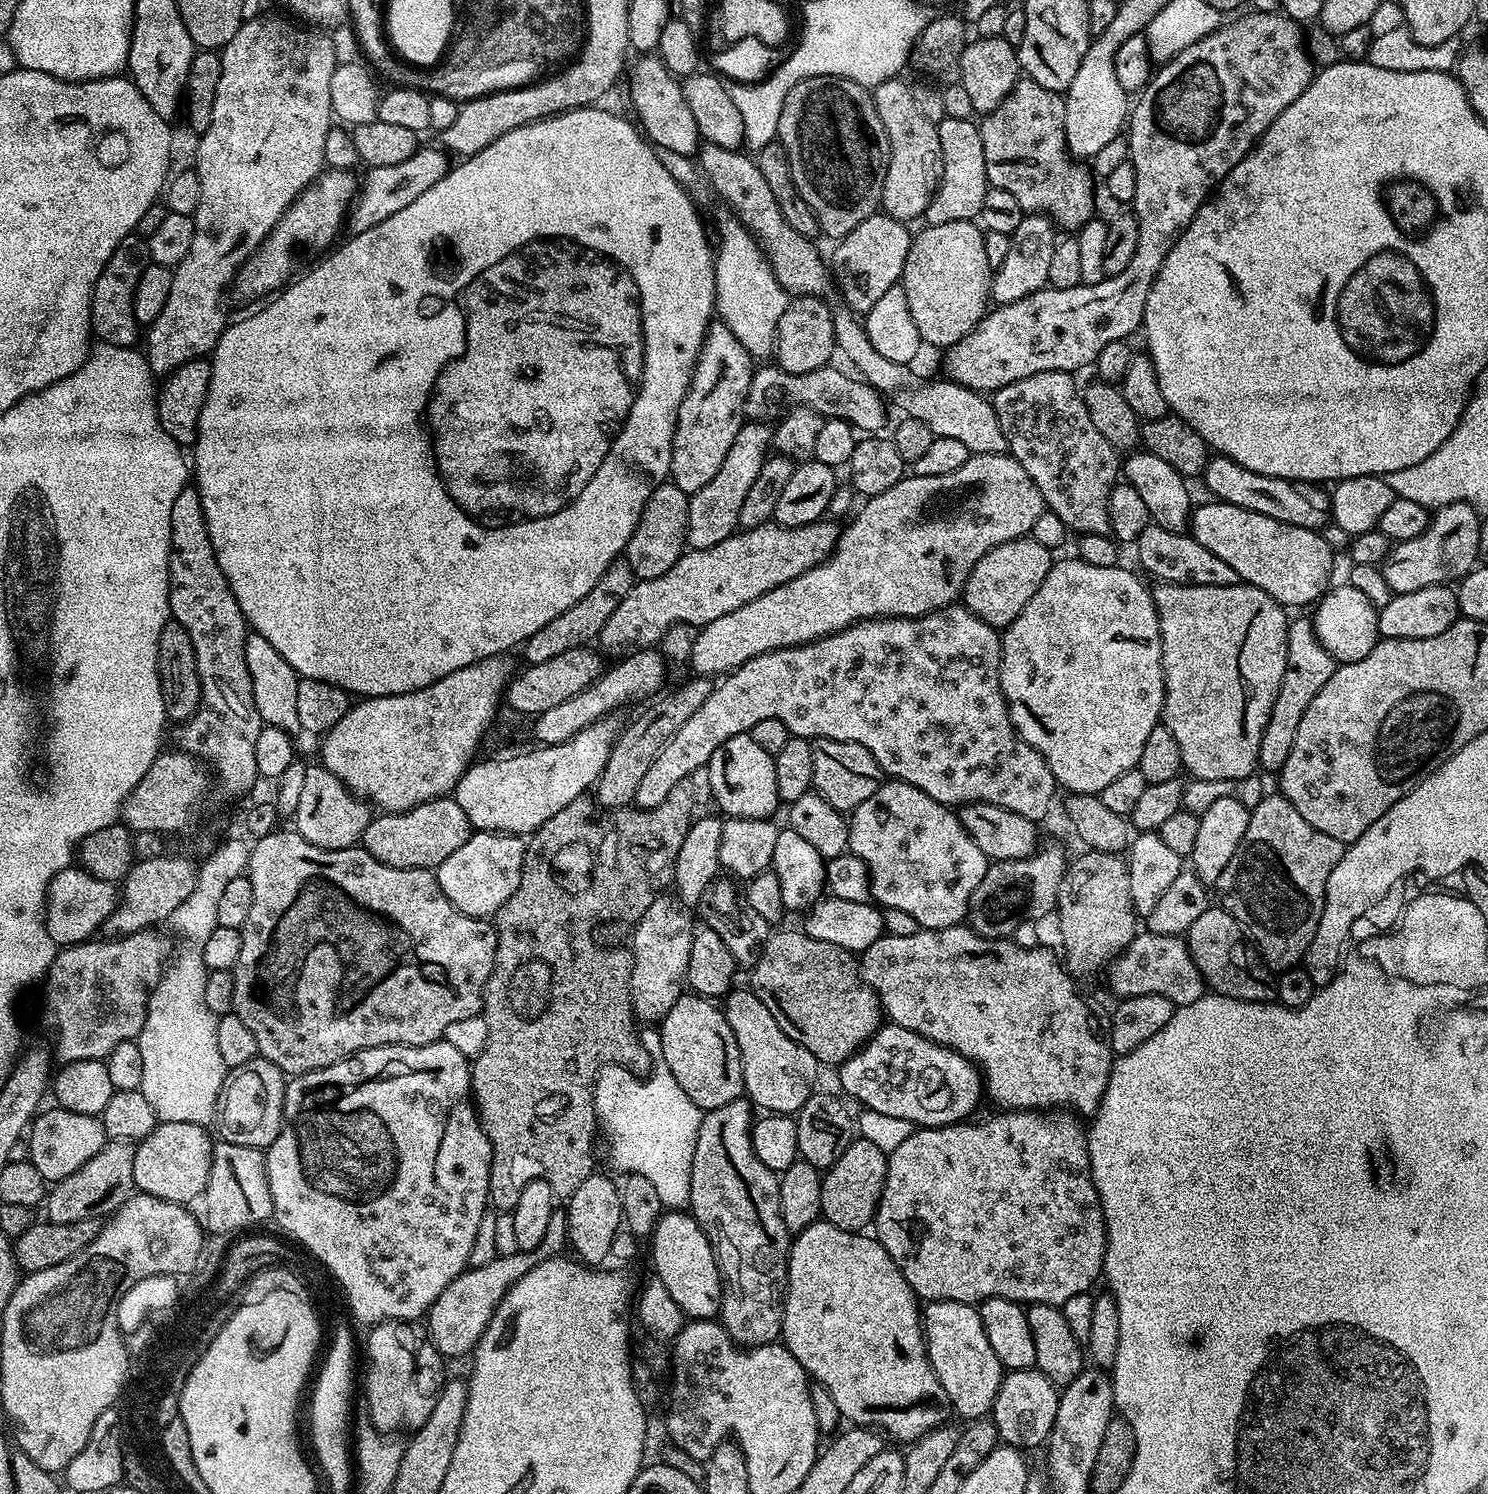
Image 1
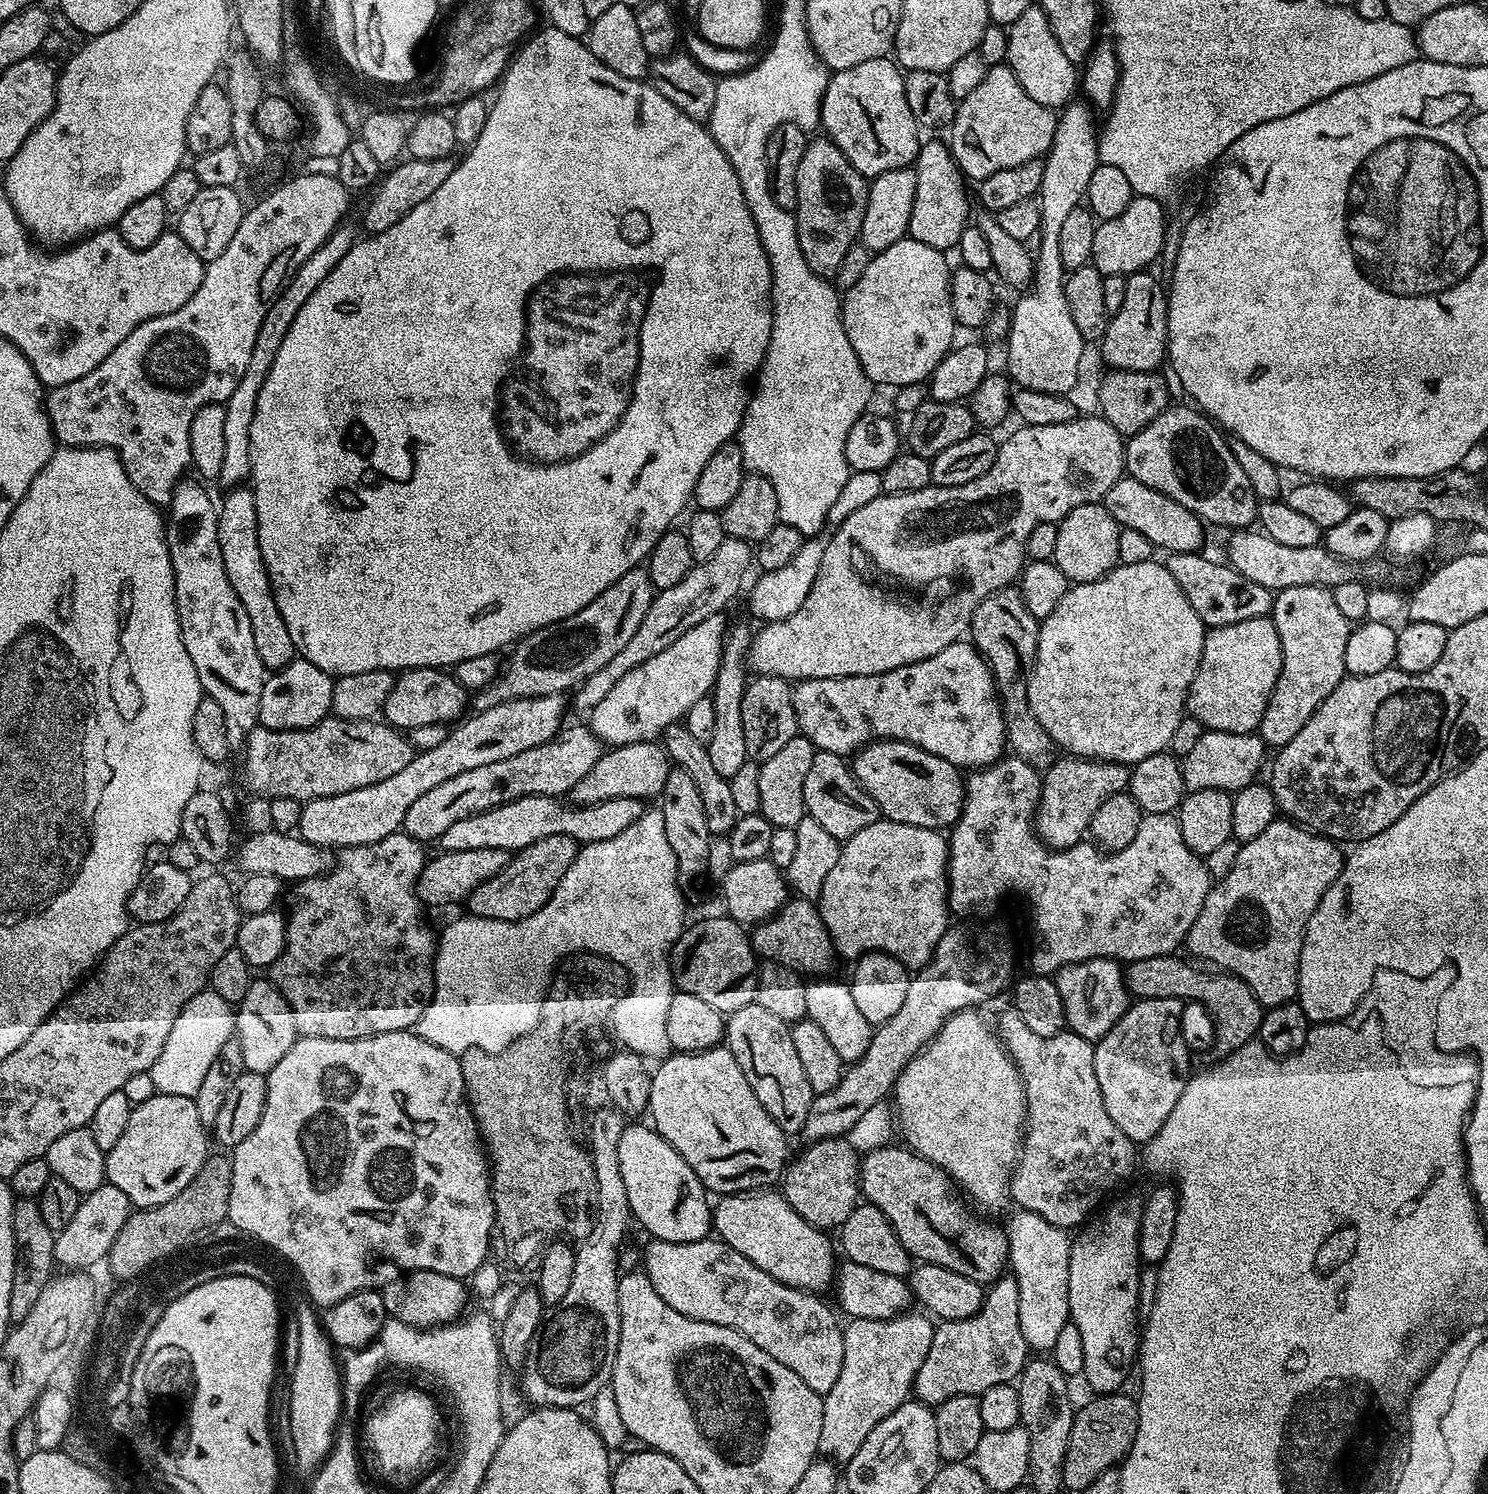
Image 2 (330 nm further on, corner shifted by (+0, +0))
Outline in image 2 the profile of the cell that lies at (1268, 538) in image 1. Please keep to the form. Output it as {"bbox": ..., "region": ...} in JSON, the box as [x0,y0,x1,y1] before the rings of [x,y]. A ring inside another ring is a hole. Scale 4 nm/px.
{"bbox":[1102,474,1206,552],"region":[[[1127,474],[1120,477],[1114,486],[1110,486],[1102,501],[1106,510],[1116,519],[1121,528],[1138,530],[1138,534],[1146,534],[1150,542],[1157,548],[1169,552],[1200,552],[1204,544],[1206,525],[1186,506],[1174,502],[1174,498],[1166,498],[1158,490],[1138,482]]]}

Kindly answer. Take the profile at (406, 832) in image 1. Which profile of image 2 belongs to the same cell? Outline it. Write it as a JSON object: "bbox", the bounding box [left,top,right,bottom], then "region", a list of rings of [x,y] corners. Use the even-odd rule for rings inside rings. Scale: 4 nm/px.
{"bbox":[403,723,602,842],"region":[[[587,723],[570,724],[561,727],[550,742],[534,746],[534,750],[522,750],[522,754],[502,758],[502,762],[486,762],[486,766],[454,774],[454,778],[446,778],[446,782],[434,786],[434,790],[426,790],[426,794],[422,794],[422,798],[416,799],[410,810],[406,810],[403,831],[415,840],[436,842],[442,834],[446,834],[446,830],[450,830],[450,826],[454,826],[454,822],[484,812],[487,808],[496,808],[523,796],[560,798],[571,793],[573,786],[593,768],[594,762],[598,762],[602,745]]]}

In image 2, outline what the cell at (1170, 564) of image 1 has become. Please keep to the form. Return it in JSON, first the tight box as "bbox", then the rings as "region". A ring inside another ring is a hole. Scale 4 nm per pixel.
{"bbox":[1166,552,1273,628],"region":[[[1169,552],[1166,563],[1170,574],[1174,574],[1174,582],[1182,586],[1186,602],[1194,606],[1194,614],[1198,614],[1208,628],[1230,626],[1234,622],[1246,622],[1250,618],[1262,618],[1271,613],[1273,589],[1258,586],[1258,582],[1250,582],[1250,578],[1246,578],[1231,564],[1219,564],[1204,555],[1200,552]]]}

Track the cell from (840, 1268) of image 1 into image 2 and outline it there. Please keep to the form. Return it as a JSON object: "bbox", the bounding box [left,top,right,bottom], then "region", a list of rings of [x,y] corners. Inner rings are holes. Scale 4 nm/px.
{"bbox":[712,1190,838,1294],"region":[[[753,1190],[751,1192],[734,1192],[724,1194],[719,1197],[720,1201],[715,1201],[712,1213],[714,1232],[724,1243],[729,1244],[738,1254],[750,1258],[754,1266],[766,1270],[770,1278],[782,1282],[786,1286],[801,1288],[804,1292],[814,1292],[824,1294],[824,1291],[833,1287],[838,1271],[838,1259],[836,1260],[837,1249],[827,1231],[814,1227],[806,1218],[802,1218],[786,1202],[786,1198],[776,1190]]]}

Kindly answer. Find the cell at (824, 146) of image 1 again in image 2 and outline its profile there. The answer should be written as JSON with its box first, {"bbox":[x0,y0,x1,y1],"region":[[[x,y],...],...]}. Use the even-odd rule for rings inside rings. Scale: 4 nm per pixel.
{"bbox":[794,138,869,278],"region":[[[831,138],[824,140],[809,139],[806,150],[802,154],[802,162],[798,162],[798,202],[794,209],[796,217],[796,229],[798,230],[798,246],[814,274],[825,278],[835,277],[836,272],[842,266],[842,258],[857,243],[862,218],[866,214],[866,202],[868,201],[869,181],[842,154],[840,147]]]}

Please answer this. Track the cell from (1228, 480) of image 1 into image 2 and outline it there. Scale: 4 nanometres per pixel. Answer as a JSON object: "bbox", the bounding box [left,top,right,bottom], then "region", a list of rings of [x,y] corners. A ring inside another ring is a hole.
{"bbox":[1124,407,1258,530],"region":[[[1195,407],[1165,408],[1150,426],[1127,437],[1124,467],[1138,482],[1174,498],[1204,521],[1227,530],[1244,530],[1258,520],[1258,499],[1245,471],[1231,453],[1225,433]]]}

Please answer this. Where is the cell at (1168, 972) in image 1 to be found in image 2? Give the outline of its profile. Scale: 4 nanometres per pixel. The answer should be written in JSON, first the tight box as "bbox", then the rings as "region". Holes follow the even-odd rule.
{"bbox":[1054,958,1130,1040],"region":[[[1090,958],[1067,964],[1055,973],[1054,979],[1058,994],[1062,994],[1065,1025],[1087,1040],[1101,1040],[1130,1007],[1130,993],[1124,985],[1124,968],[1110,958]]]}

